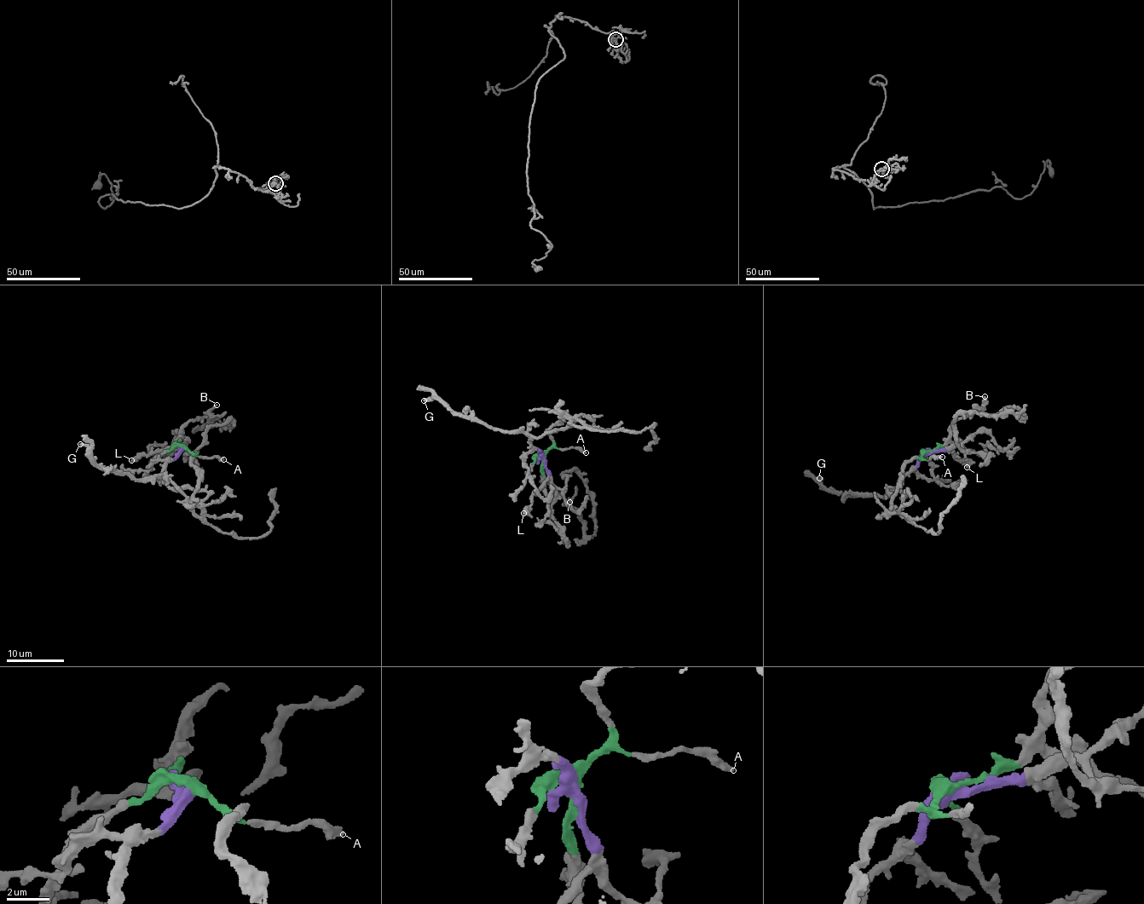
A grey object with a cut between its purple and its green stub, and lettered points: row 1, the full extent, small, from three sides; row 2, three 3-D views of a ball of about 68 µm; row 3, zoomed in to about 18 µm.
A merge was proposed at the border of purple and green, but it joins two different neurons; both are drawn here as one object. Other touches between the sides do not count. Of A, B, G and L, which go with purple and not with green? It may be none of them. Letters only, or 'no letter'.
G, L

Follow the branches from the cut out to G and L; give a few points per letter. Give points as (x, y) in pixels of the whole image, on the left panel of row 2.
G: (183, 446), (169, 460), (161, 474), (142, 479), (98, 468), (89, 452), (79, 444)
L: (183, 446), (178, 449), (158, 449), (148, 454), (139, 454), (131, 460)

